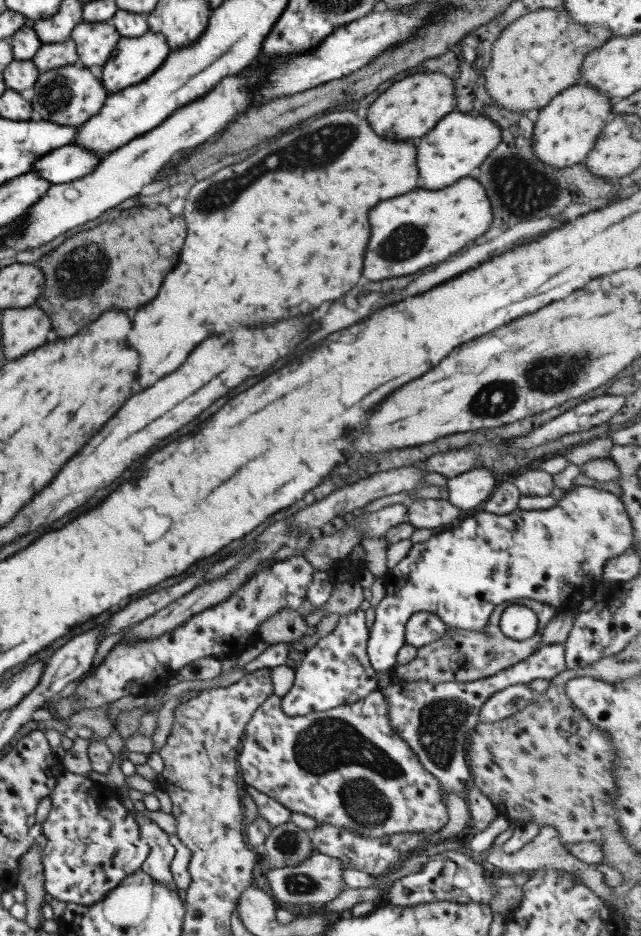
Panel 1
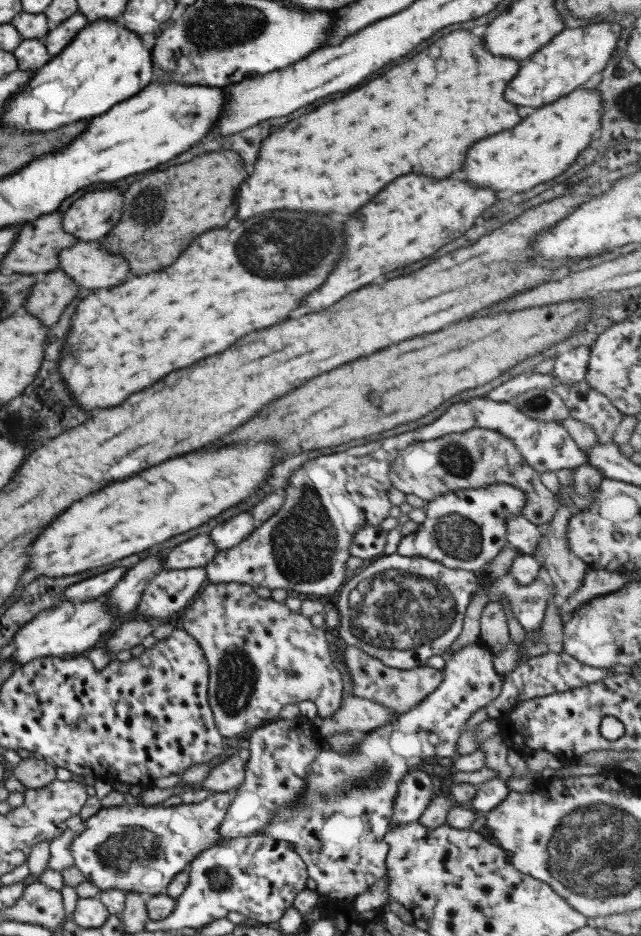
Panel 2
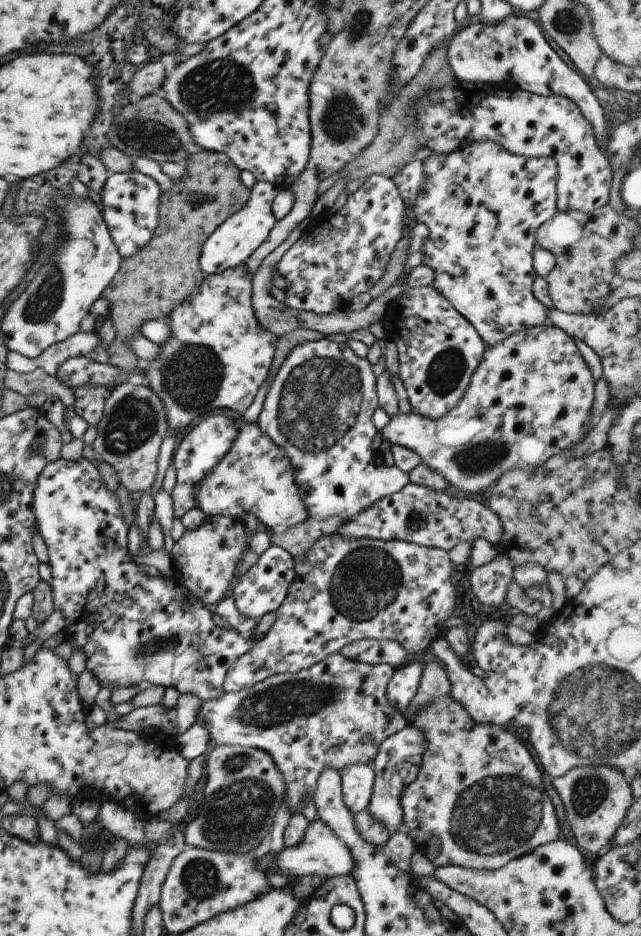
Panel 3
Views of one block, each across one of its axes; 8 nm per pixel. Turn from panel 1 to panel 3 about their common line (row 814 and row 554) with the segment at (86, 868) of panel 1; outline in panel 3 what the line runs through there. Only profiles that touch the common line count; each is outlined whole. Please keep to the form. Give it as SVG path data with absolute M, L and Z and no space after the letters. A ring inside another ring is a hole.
M59 457L59 460L45 464L45 467L41 470L39 478L35 484L33 490L33 500L31 503L32 512L35 516L36 531L47 547L47 566L51 569L51 584L50 593L52 596L52 605L54 610L58 610L64 618L64 641L68 642L68 645L74 651L83 652L85 657L85 669L87 669L97 681L97 684L101 688L113 687L130 687L141 686L143 682L153 687L160 687L165 689L167 687L173 687L179 694L192 694L201 701L208 698L216 697L222 692L222 682L227 672L227 669L234 663L237 658L242 654L245 654L256 642L255 638L249 634L240 635L238 631L225 630L215 626L211 619L212 613L204 606L201 601L191 601L188 603L187 588L180 585L175 579L169 579L162 577L150 578L147 574L143 574L137 564L133 564L131 560L131 554L128 551L128 528L123 522L123 516L121 516L121 504L117 502L116 495L105 488L98 472L97 468L81 457L75 462L69 462Z

